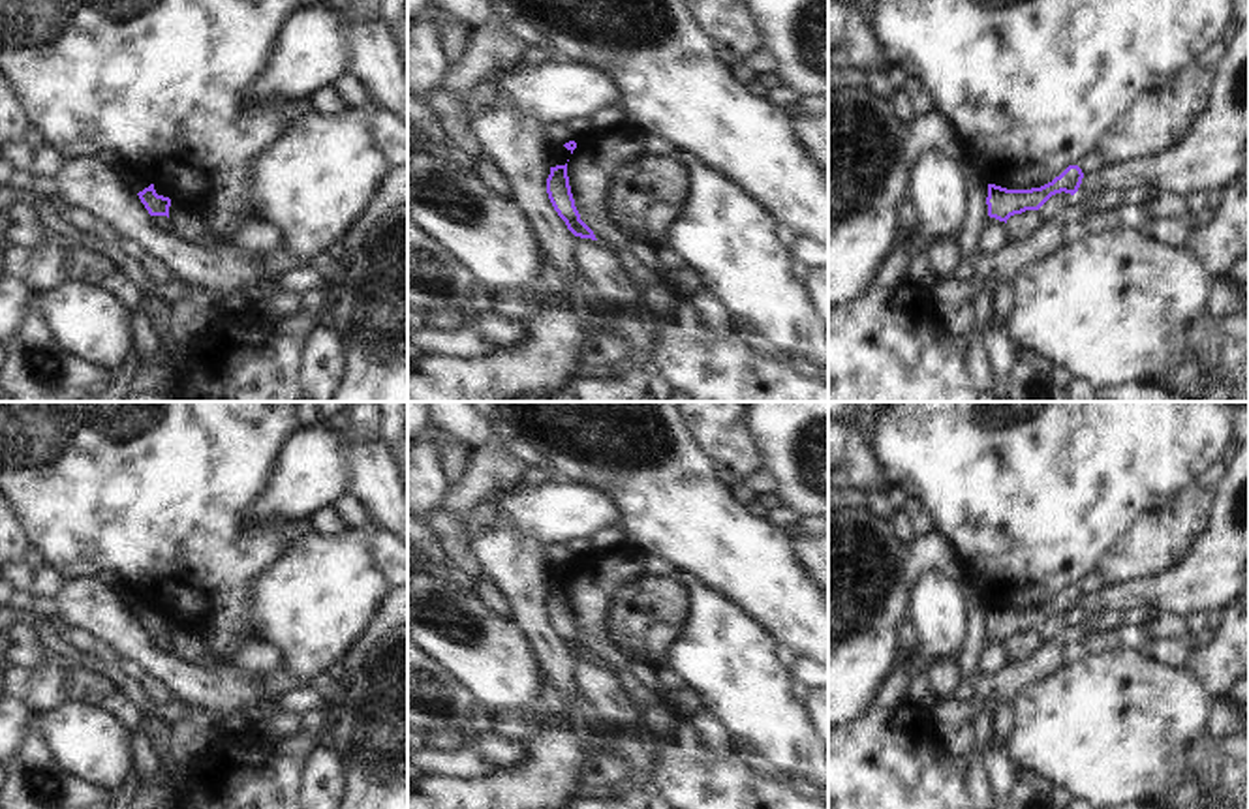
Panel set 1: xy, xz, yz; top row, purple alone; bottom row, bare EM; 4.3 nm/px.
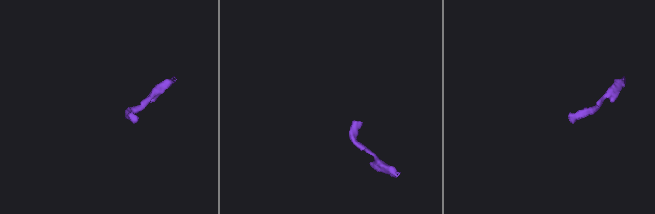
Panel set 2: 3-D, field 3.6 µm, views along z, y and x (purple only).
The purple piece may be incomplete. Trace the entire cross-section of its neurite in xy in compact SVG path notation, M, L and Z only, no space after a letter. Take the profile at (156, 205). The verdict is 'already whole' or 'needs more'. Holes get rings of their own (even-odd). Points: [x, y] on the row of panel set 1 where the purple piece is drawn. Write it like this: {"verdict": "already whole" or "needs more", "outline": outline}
{"verdict": "already whole", "outline": "M154 184L145 188L143 191L137 193L145 208L148 210L150 216L167 216L169 218L169 206L171 199L158 195L154 190Z"}

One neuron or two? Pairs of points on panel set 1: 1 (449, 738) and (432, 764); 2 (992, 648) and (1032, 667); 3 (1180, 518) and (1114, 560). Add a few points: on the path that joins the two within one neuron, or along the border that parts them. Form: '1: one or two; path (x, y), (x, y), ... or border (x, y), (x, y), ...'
1: two; border (427, 746), (446, 751), (461, 747)
2: two; border (1009, 663), (992, 674), (981, 674)
3: one; path (1163, 535), (1148, 550), (1131, 558)

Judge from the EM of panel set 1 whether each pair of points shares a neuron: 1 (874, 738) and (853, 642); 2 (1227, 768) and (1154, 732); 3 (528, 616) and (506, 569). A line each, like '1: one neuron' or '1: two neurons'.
1: two neurons
2: two neurons
3: one neuron

